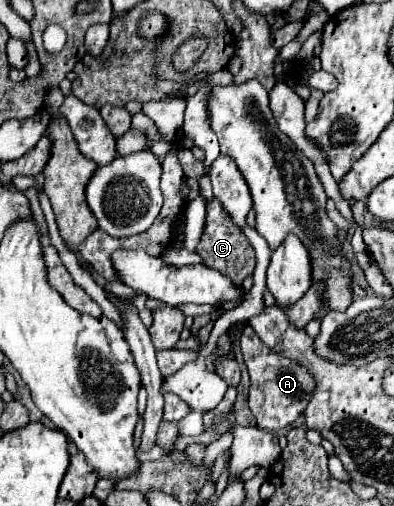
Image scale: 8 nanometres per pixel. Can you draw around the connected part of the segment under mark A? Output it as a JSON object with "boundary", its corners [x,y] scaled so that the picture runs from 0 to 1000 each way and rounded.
{"boundary":[[[635,642],[619,646],[609,682],[619,698],[619,717],[635,737],[635,808],[645,816],[650,840],[680,852],[731,848],[787,796],[797,777],[797,745],[787,745],[782,729],[766,729],[751,713],[731,713],[711,698],[680,690],[645,658],[645,650],[635,650]]]}

